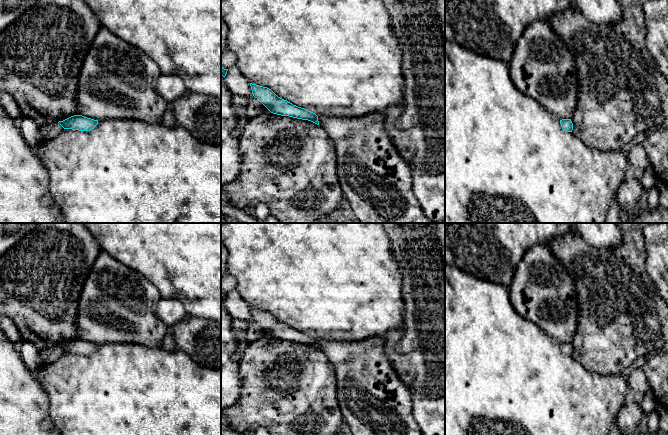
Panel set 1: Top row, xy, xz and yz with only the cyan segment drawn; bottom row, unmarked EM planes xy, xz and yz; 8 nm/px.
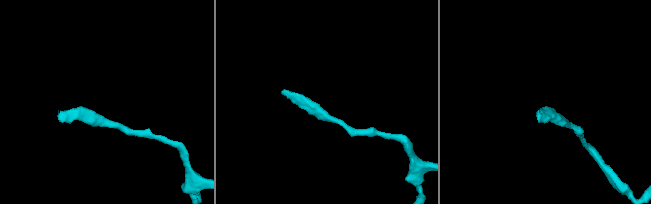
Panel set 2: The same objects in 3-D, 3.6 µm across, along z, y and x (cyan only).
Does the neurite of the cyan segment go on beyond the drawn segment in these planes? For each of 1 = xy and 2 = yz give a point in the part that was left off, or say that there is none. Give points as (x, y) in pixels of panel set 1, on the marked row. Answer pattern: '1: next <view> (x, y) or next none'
1: next none
2: next none

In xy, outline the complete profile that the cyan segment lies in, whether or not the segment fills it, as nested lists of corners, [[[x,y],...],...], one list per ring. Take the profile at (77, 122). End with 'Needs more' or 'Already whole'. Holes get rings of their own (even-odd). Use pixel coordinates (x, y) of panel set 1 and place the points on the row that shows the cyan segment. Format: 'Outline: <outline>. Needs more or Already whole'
Outline: [[[74,115],[63,121],[58,122],[64,129],[72,129],[79,131],[90,131],[96,127],[98,120],[84,117],[82,115]]]. Already whole

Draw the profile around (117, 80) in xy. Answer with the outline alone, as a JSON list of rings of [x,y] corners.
[[[101,26],[78,76],[78,113],[98,121],[137,119],[159,123],[168,106],[168,102],[156,90],[160,75],[158,65],[145,52]]]

